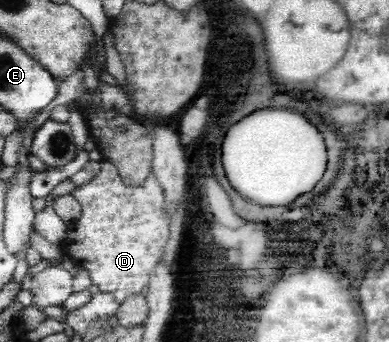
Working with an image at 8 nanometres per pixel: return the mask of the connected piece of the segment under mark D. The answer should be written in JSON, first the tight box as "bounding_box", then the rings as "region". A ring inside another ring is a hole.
{"bounding_box":[62,159,170,304],"region":[[[100,159],[100,170],[86,184],[76,186],[70,194],[80,203],[80,216],[66,223],[66,236],[62,241],[69,260],[88,270],[91,284],[96,284],[100,293],[110,293],[120,304],[131,294],[146,291],[152,269],[160,262],[164,246],[170,238],[170,216],[165,208],[163,188],[150,170],[145,182],[138,187],[125,186],[116,167],[105,159]]]}

